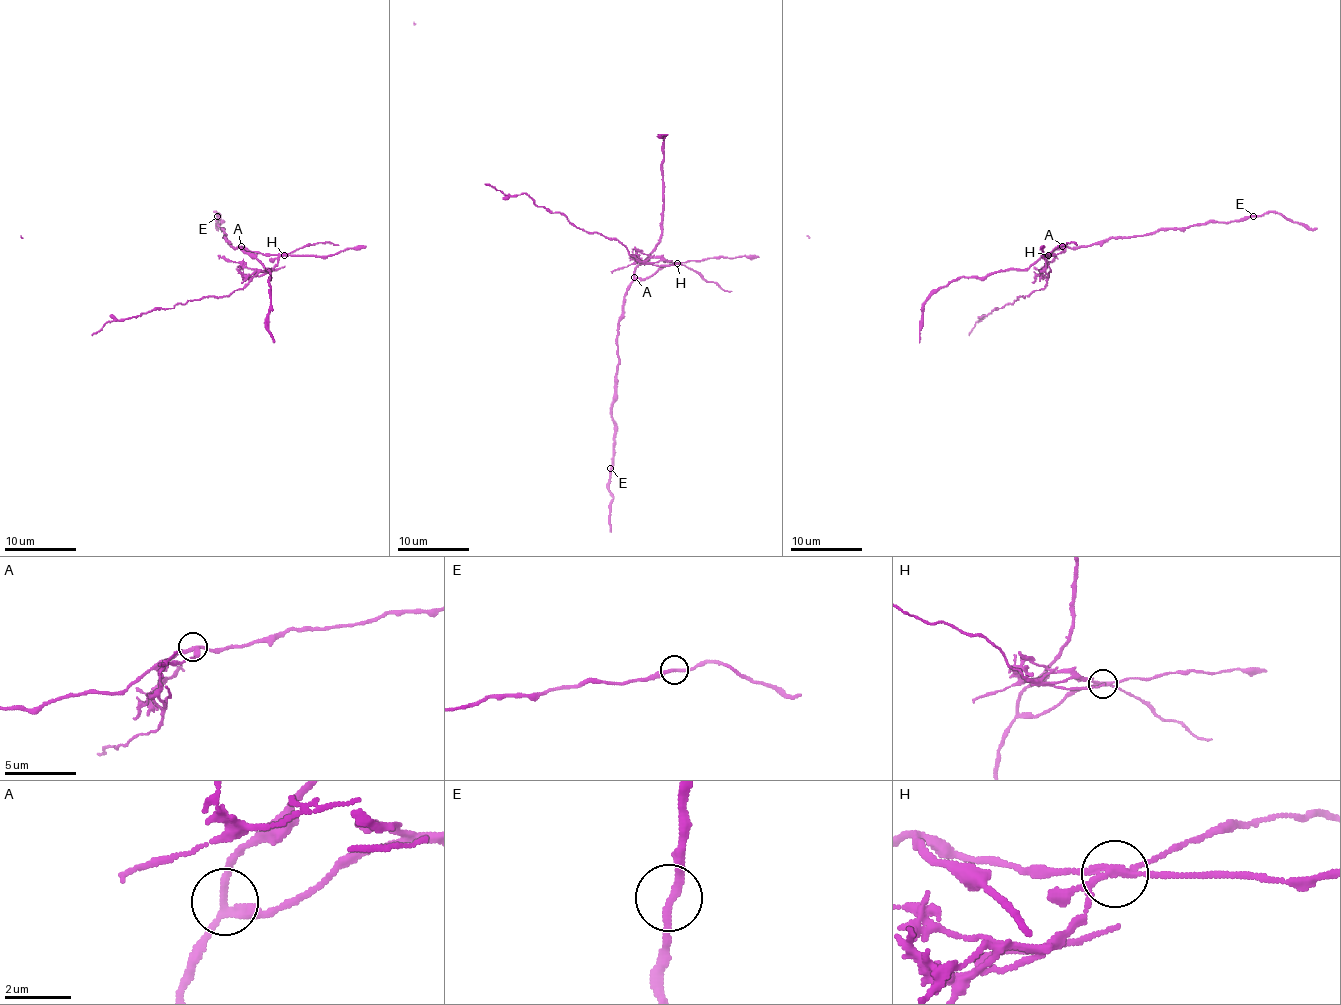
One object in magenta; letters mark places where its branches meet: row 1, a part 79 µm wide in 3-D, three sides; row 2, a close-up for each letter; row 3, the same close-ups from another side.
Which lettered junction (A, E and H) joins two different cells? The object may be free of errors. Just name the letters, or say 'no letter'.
H

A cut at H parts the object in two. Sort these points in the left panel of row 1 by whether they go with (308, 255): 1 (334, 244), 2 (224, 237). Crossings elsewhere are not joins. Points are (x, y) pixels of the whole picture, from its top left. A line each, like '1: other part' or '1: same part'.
1: other part
2: same part

